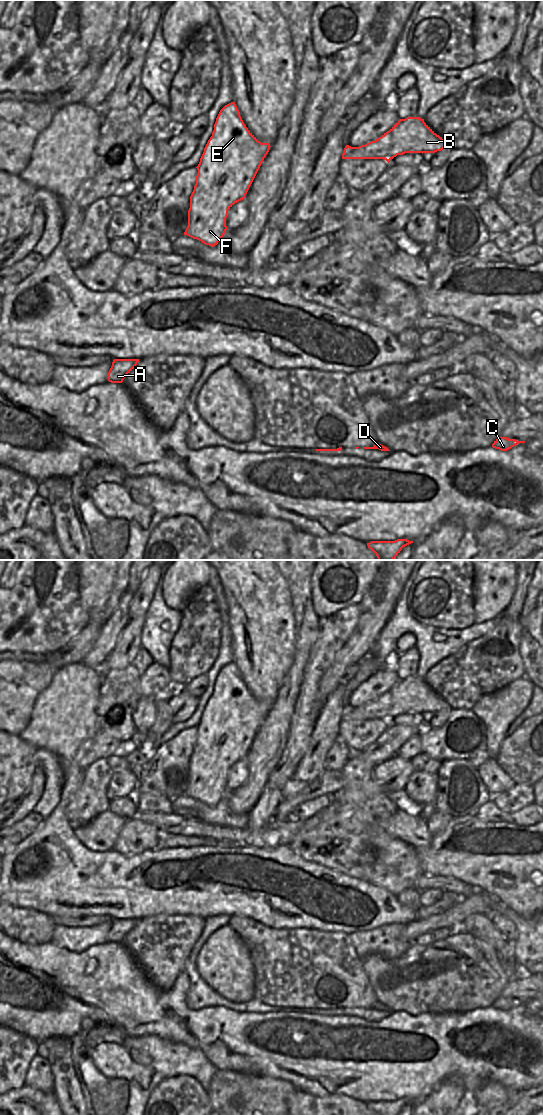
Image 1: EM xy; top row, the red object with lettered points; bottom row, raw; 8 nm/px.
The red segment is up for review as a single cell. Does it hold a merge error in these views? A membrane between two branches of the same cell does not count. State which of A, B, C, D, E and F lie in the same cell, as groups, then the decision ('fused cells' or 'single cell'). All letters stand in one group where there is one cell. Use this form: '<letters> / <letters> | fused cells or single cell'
A C D / B E F | fused cells

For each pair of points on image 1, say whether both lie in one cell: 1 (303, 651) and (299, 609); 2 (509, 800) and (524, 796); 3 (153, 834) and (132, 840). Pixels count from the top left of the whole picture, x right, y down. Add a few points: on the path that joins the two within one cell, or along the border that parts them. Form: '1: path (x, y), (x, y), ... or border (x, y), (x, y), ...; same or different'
1: path (303, 641), (303, 619); same
2: path (513, 800), (520, 796); same
3: path (148, 835), (137, 836); same

